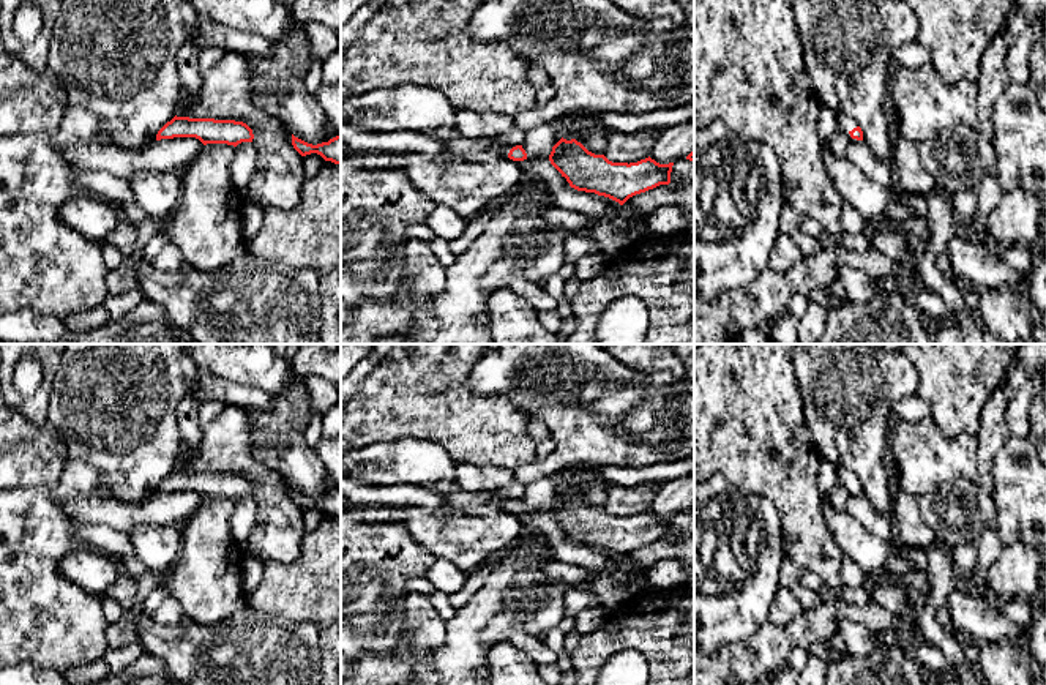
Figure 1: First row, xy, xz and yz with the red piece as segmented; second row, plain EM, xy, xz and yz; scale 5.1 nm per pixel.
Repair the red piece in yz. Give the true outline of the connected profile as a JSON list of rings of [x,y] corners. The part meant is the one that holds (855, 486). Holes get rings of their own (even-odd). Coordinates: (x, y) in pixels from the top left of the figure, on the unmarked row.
[[[836,466],[836,480],[841,481],[850,496],[863,494],[863,485],[857,474],[844,466]]]

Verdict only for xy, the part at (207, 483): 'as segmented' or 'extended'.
as segmented

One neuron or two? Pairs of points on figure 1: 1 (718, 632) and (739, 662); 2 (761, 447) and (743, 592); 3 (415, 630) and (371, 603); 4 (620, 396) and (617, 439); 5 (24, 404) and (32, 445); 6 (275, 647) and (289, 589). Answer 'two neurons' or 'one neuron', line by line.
1: two neurons
2: two neurons
3: two neurons
4: one neuron
5: two neurons
6: two neurons

